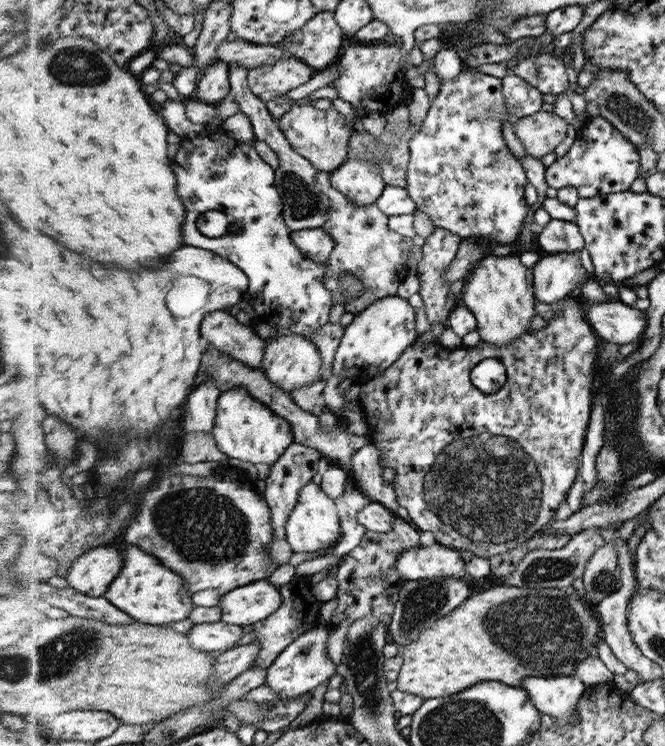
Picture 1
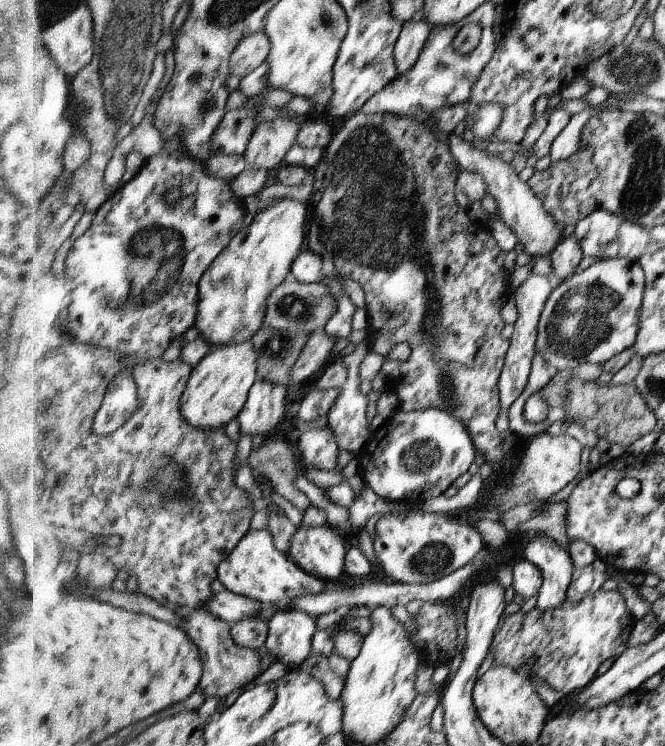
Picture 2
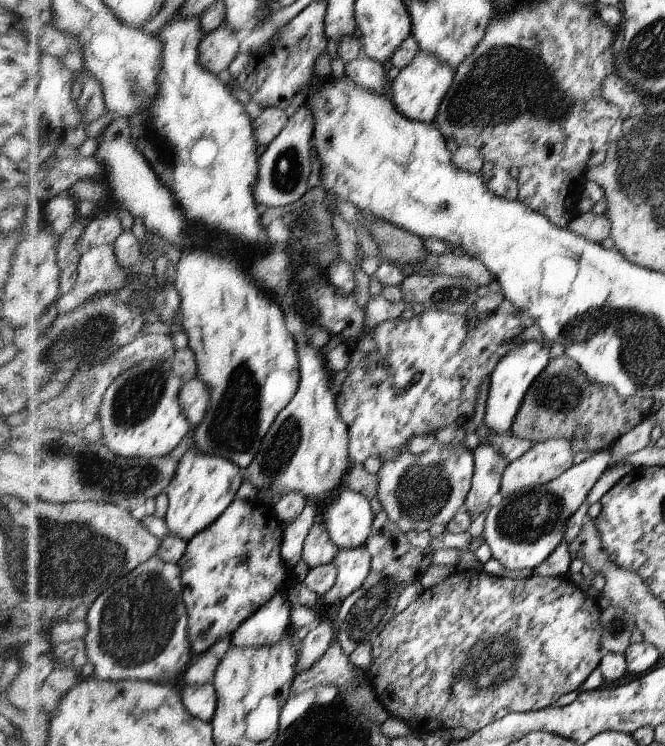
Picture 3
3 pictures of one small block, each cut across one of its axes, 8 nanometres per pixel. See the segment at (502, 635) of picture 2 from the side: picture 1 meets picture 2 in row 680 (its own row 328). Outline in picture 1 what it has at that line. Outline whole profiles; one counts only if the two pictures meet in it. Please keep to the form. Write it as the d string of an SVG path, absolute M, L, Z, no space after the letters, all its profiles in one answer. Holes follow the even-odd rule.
M575 292L560 300L561 304L554 311L554 317L547 321L546 327L533 332L525 332L507 346L494 346L487 342L480 341L472 348L460 345L454 348L440 345L437 339L433 340L426 348L409 346L394 364L391 364L383 374L362 384L360 388L360 399L362 412L368 424L368 438L382 452L382 466L394 468L396 476L391 485L395 490L398 504L408 510L411 524L421 531L432 532L436 543L448 548L459 550L473 549L474 556L491 557L507 553L524 542L531 540L546 527L546 522L554 516L554 508L558 508L574 478L578 472L578 458L582 456L586 432L590 424L590 411L592 411L592 393L594 393L597 376L600 370L597 368L597 356L599 355L600 337L587 321L583 312L584 300ZM485 358L498 359L507 370L506 382L502 388L494 393L482 393L472 384L471 370Z

